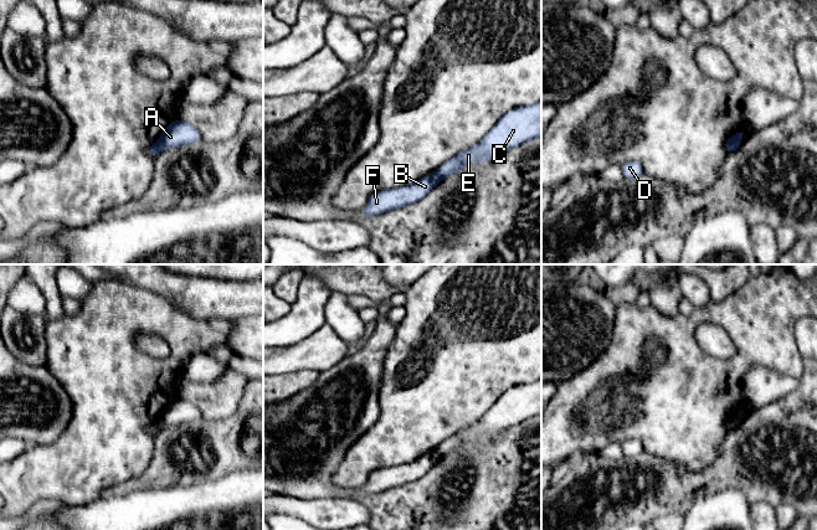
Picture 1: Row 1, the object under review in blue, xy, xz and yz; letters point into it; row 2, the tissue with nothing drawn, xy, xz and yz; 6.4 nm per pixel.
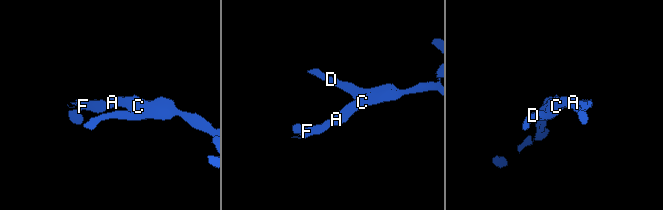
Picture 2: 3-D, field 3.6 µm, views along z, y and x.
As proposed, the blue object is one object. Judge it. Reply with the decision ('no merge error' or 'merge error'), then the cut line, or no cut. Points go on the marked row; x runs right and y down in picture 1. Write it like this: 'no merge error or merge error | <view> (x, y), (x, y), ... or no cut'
merge error | yz (740, 139), (734, 140), (726, 150)

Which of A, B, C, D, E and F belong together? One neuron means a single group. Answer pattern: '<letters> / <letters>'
A C D E / B F

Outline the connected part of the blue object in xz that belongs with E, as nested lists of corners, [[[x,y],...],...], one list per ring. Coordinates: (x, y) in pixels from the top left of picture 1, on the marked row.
[[[541,101],[502,114],[485,137],[469,150],[447,160],[436,173],[441,179],[459,173],[467,163],[484,163],[500,153],[541,137]]]

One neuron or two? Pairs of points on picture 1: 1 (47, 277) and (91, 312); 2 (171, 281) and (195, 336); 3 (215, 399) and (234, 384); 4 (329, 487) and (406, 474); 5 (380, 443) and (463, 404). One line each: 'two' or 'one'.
1: two
2: two
3: one
4: one
5: one

